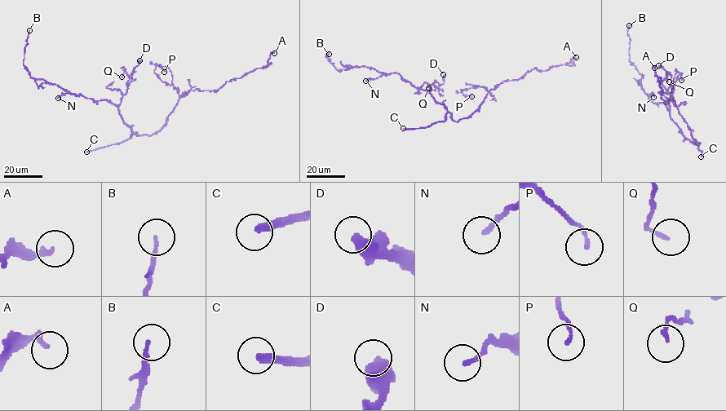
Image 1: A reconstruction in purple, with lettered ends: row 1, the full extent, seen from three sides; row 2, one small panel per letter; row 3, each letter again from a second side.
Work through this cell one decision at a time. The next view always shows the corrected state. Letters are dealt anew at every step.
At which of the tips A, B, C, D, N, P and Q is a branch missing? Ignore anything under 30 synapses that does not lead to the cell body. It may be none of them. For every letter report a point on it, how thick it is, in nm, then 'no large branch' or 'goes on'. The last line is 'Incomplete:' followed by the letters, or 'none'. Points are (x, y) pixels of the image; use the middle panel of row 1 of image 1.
A: (576, 57) | 200 nm | no large branch
B: (329, 54) | 150 nm | no large branch
C: (403, 128) | 300 nm | goes on
D: (443, 74) | 600 nm | no large branch
N: (365, 81) | 180 nm | no large branch
P: (471, 96) | 120 nm | no large branch
Q: (428, 88) | 140 nm | no large branch
Incomplete: C

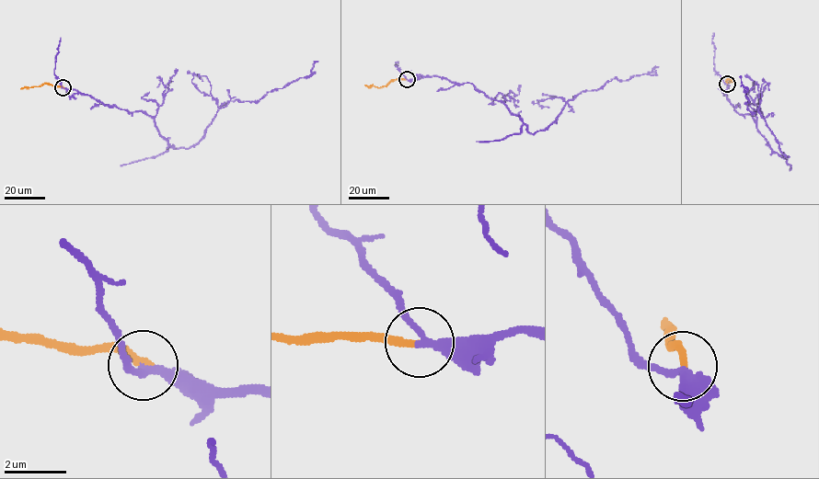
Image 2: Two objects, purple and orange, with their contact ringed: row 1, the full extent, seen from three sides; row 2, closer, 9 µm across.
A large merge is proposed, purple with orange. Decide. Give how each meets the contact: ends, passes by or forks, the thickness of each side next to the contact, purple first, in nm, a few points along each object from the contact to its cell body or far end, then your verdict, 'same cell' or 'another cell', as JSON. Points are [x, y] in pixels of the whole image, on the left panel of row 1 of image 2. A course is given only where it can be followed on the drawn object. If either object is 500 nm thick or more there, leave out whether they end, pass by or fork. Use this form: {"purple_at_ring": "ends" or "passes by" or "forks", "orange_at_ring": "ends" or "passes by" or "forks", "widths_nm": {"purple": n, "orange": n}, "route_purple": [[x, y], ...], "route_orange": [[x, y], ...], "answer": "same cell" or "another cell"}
{"purple_at_ring": "passes by", "orange_at_ring": "ends", "widths_nm": {"purple": 240, "orange": 240}, "route_purple": [[63, 87], [141, 110], [172, 148], [190, 148], [230, 101], [257, 101], [305, 77], [317, 62]], "route_orange": [[63, 87], [43, 84], [20, 89]], "answer": "same cell"}

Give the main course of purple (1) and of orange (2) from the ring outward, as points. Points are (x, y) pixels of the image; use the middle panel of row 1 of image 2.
1: (406, 79), (437, 75), (470, 83), (501, 101), (534, 134), (556, 120), (565, 104), (582, 91), (658, 66)
2: (406, 79), (393, 80), (380, 87), (364, 85)

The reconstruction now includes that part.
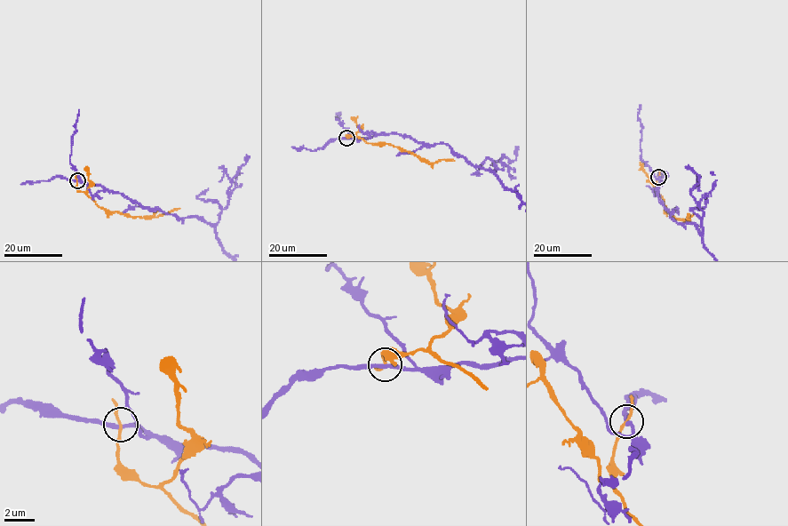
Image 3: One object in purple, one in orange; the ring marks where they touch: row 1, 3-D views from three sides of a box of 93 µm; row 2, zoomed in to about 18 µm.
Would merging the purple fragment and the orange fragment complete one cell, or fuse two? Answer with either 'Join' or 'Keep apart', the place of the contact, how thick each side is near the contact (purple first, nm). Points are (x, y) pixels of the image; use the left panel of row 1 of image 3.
Keep apart. Place: (77, 180). Thickness 260 nm (purple) against 160 nm

